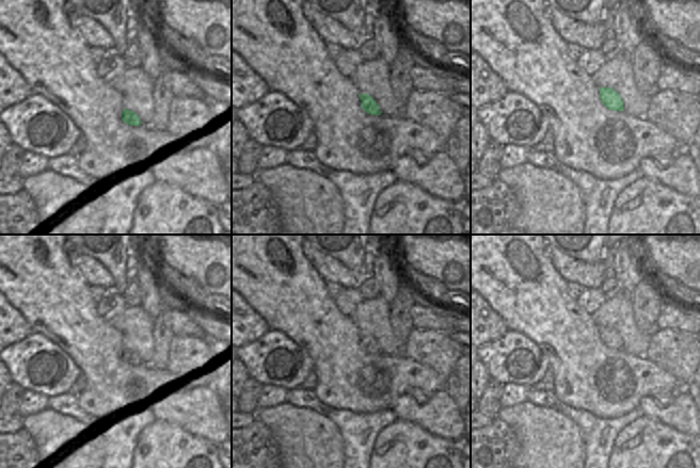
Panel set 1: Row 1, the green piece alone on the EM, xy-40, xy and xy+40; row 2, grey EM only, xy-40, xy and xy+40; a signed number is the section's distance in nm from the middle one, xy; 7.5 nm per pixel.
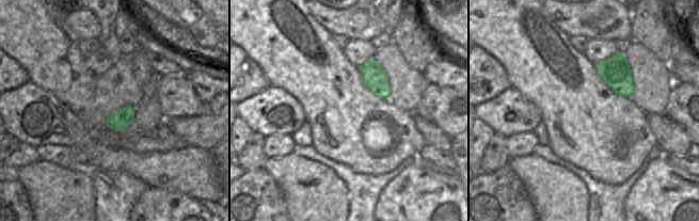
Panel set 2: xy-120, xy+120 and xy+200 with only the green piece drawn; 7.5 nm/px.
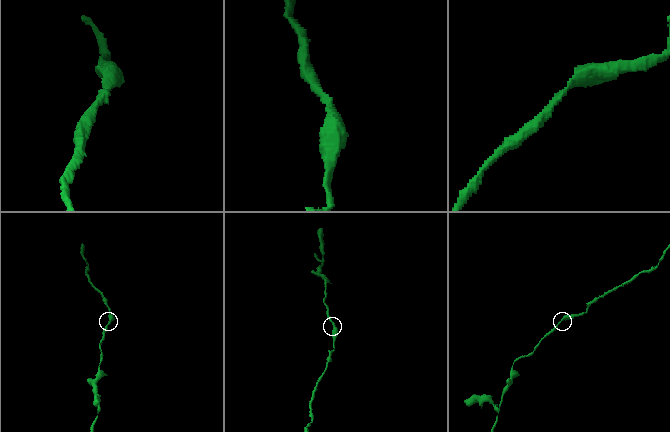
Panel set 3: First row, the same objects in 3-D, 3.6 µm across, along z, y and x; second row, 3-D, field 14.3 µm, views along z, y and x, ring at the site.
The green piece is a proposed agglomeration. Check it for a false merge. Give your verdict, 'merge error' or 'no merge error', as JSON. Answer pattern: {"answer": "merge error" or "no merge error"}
{"answer": "no merge error"}

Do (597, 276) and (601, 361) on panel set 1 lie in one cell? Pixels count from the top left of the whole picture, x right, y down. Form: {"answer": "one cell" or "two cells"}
{"answer": "two cells"}

